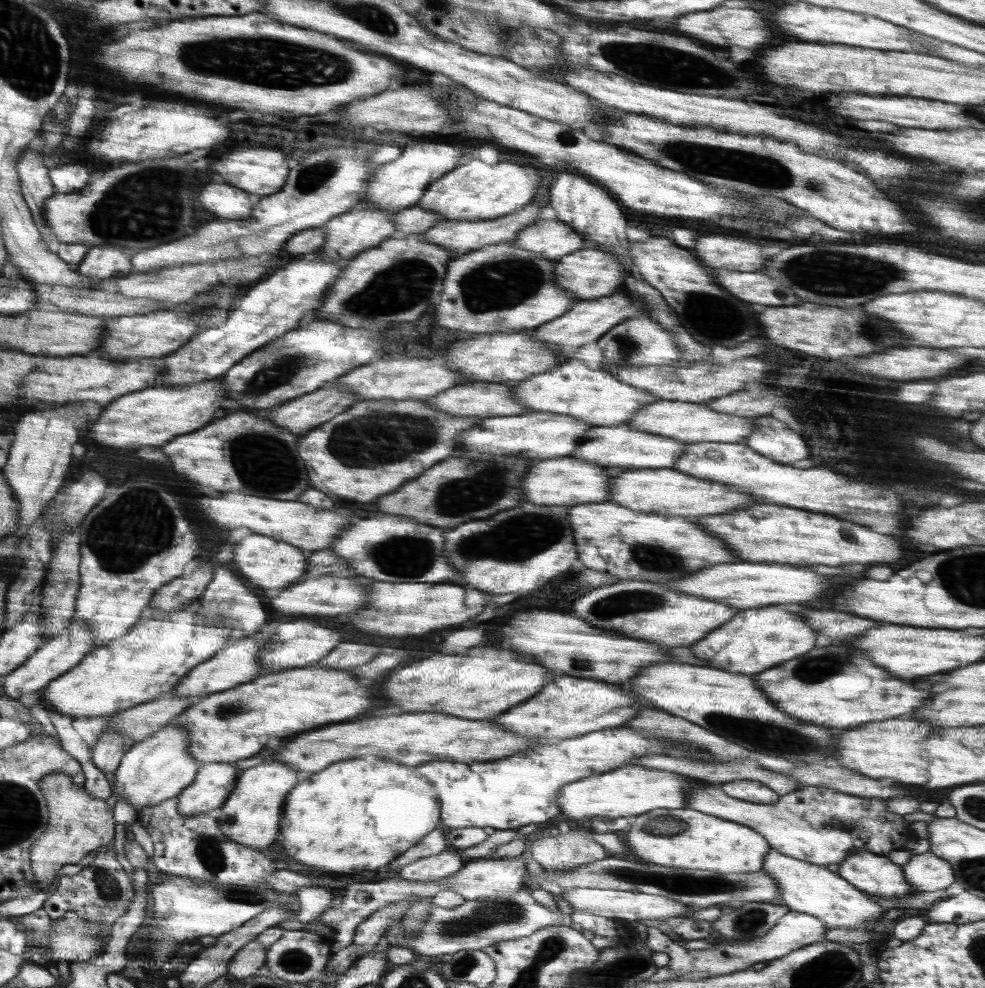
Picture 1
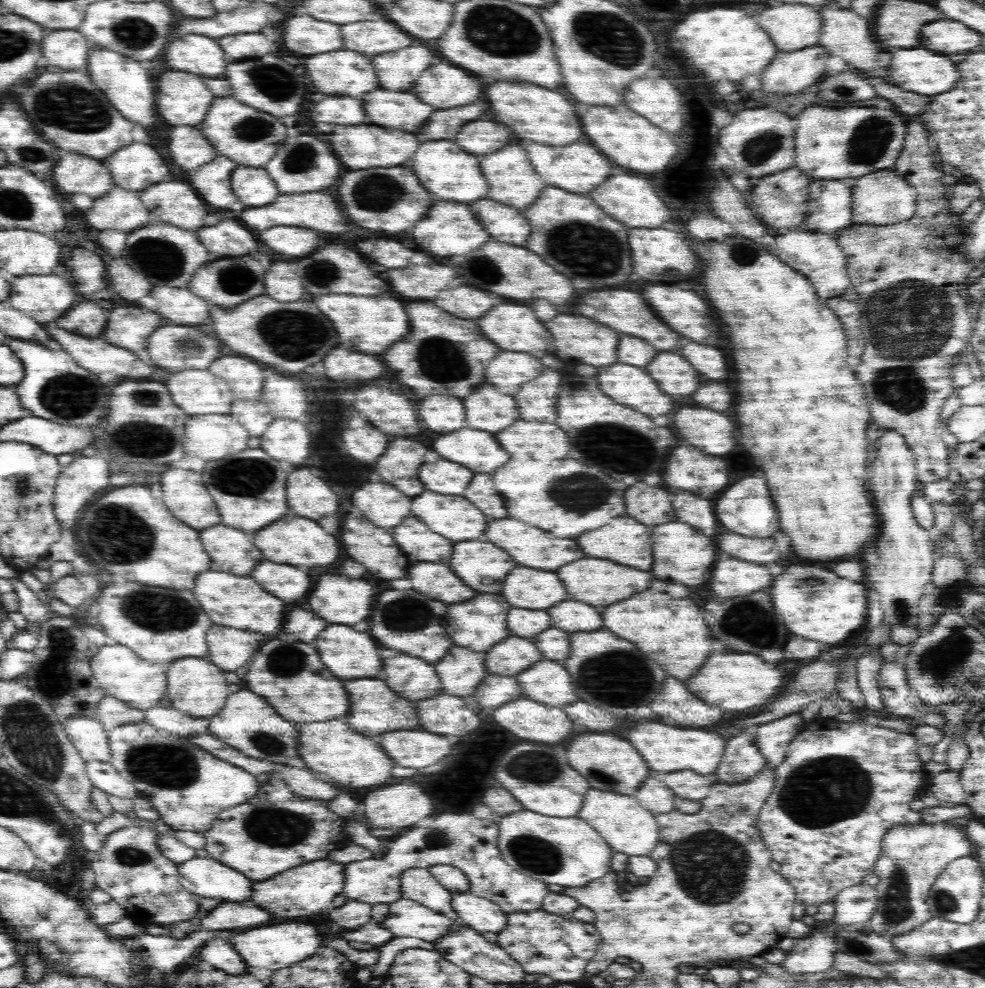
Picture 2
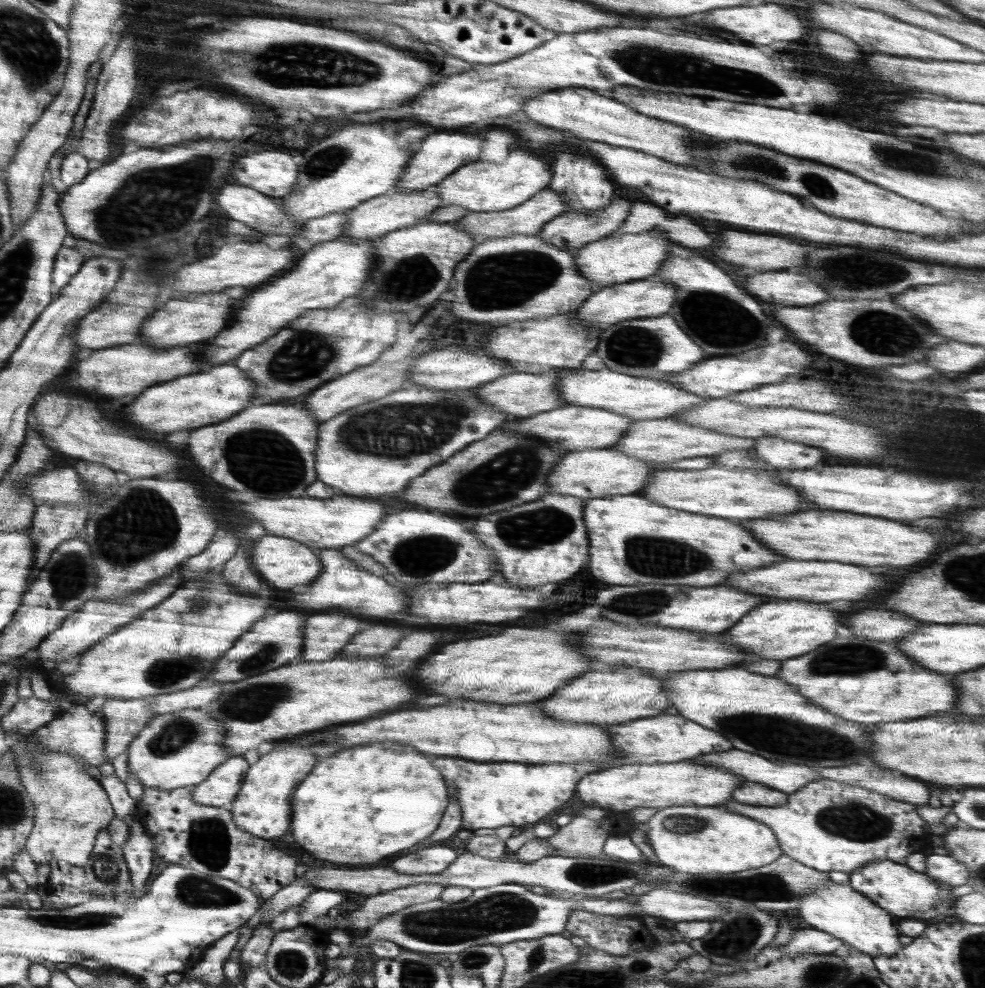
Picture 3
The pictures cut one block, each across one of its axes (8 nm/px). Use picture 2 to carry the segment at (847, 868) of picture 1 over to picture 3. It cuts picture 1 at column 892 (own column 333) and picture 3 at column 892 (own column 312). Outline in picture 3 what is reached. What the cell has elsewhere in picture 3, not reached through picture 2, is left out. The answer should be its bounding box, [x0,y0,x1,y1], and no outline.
[849,862,957,920]

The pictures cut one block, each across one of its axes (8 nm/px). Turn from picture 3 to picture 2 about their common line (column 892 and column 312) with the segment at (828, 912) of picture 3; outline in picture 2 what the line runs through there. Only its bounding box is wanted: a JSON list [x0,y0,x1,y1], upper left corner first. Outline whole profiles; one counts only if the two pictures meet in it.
[232,918,320,970]

